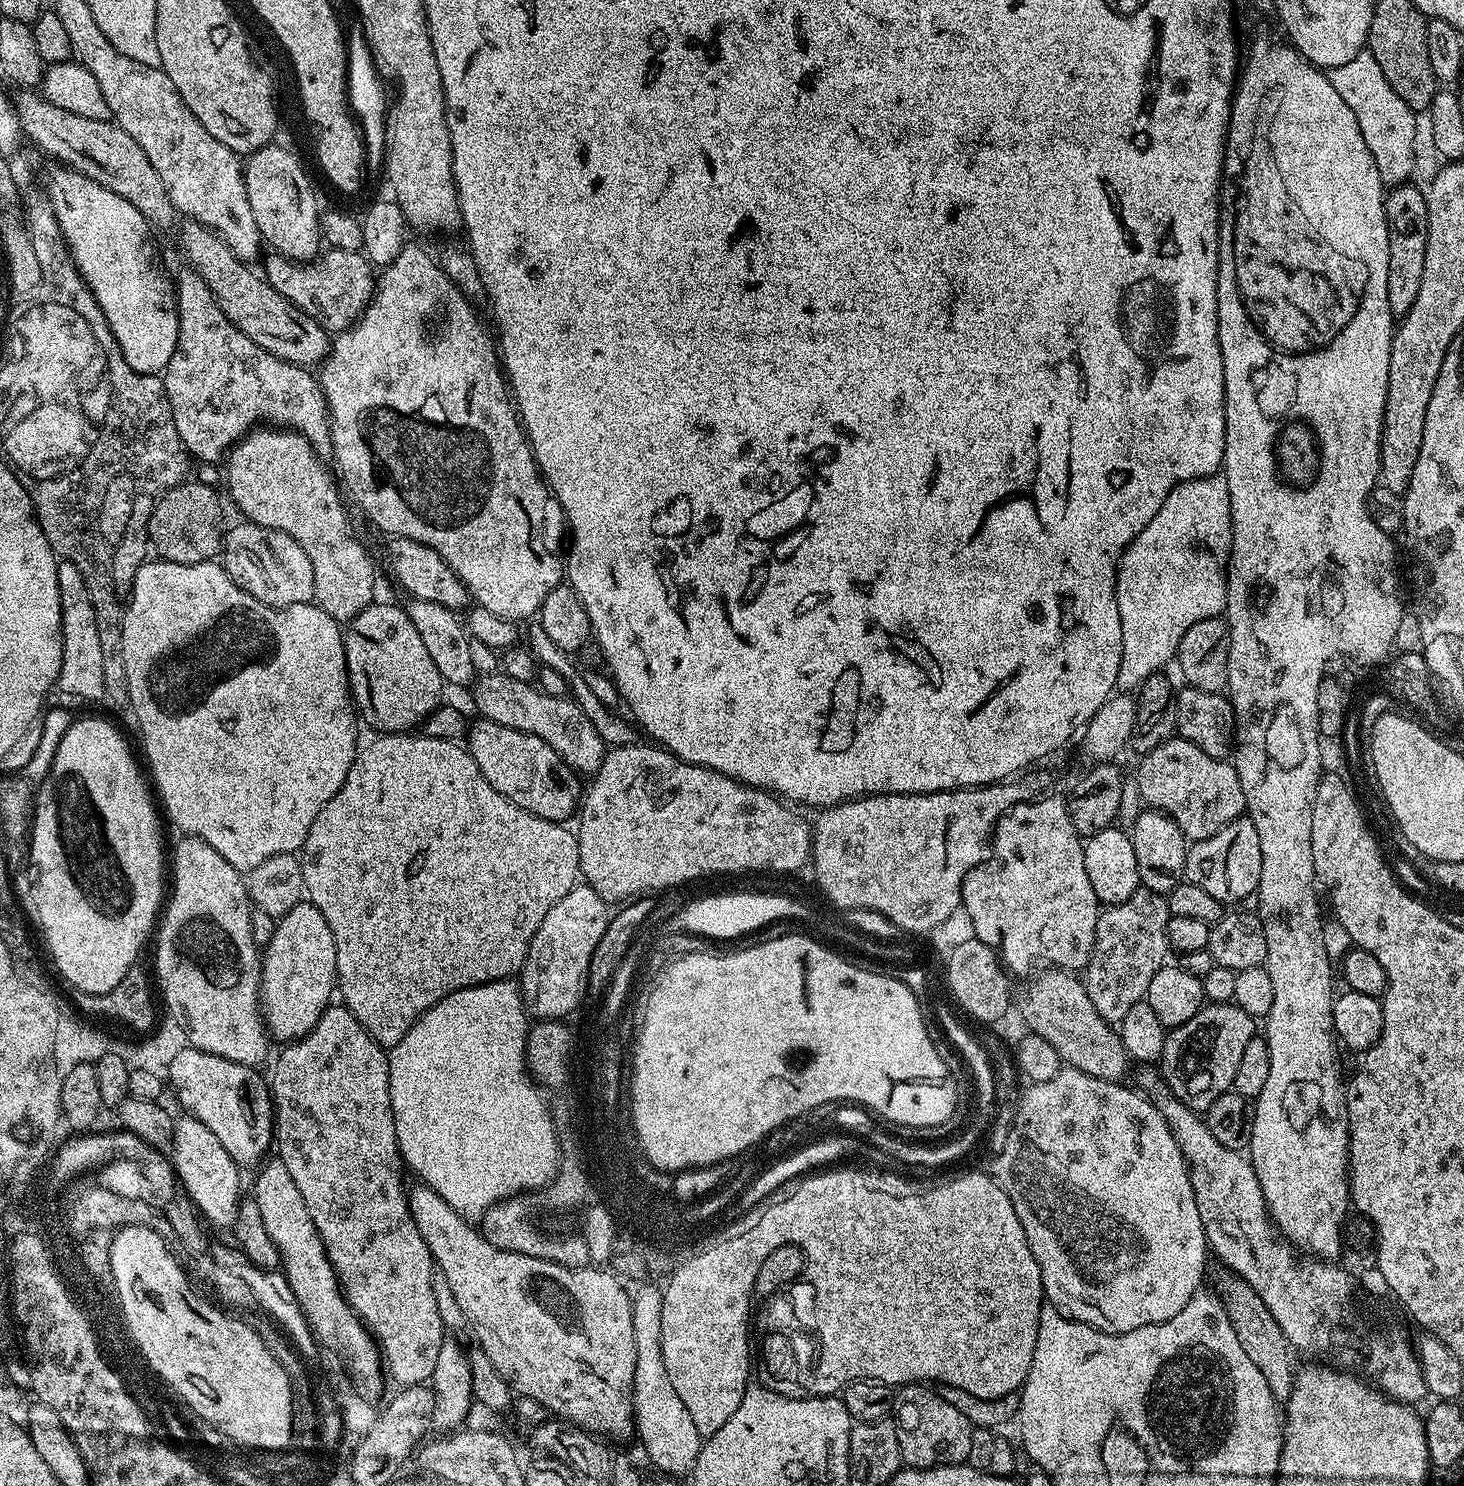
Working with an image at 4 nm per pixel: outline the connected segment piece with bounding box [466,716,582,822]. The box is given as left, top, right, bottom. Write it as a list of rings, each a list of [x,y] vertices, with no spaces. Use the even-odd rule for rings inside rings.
[[[480,716],[473,724],[471,721],[467,725],[466,747],[468,753],[474,758],[478,770],[482,770],[482,778],[486,778],[486,782],[490,782],[490,786],[494,786],[494,790],[498,790],[506,799],[517,804],[522,810],[557,822],[567,821],[567,816],[575,808],[577,811],[582,800],[581,777],[550,745],[542,742],[542,738],[538,738],[534,734],[526,734],[522,730],[500,726],[494,721]]]

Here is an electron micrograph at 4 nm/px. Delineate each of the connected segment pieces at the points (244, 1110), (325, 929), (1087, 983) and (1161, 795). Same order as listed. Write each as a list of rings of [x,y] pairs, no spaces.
[[[187,1046],[166,1069],[166,1080],[176,1091],[176,1100],[187,1115],[198,1118],[202,1126],[214,1133],[222,1142],[226,1154],[236,1164],[259,1165],[265,1159],[267,1148],[274,1144],[274,1105],[270,1084],[259,1076],[256,1068],[226,1058],[218,1058],[209,1052]]]
[[[301,902],[294,906],[285,916],[275,921],[276,933],[268,945],[263,945],[260,962],[260,1011],[264,1014],[266,1027],[273,1041],[291,1042],[305,1036],[318,1022],[325,1008],[334,1000],[336,982],[336,951],[334,934],[322,918],[322,910],[311,902]]]
[[[1143,886],[1126,902],[1101,911],[1095,926],[1094,950],[1082,979],[1090,1002],[1109,1024],[1120,1023],[1131,1006],[1145,999],[1151,979],[1165,965],[1170,952],[1166,938],[1170,916],[1167,897]]]
[[[1179,738],[1163,740],[1154,750],[1139,757],[1136,788],[1149,809],[1164,812],[1182,830],[1185,841],[1195,842],[1218,834],[1222,826],[1245,815],[1246,798],[1238,782],[1235,763],[1210,758],[1194,742]]]

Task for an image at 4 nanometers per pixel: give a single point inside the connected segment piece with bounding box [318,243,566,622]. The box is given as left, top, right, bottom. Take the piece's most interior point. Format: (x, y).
(424, 429)

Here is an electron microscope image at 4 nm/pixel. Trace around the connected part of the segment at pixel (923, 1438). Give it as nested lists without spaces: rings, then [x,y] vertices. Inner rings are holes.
[[[904,1386],[895,1393],[891,1419],[895,1421],[901,1458],[909,1468],[937,1468],[963,1464],[970,1451],[973,1425],[928,1386]]]

